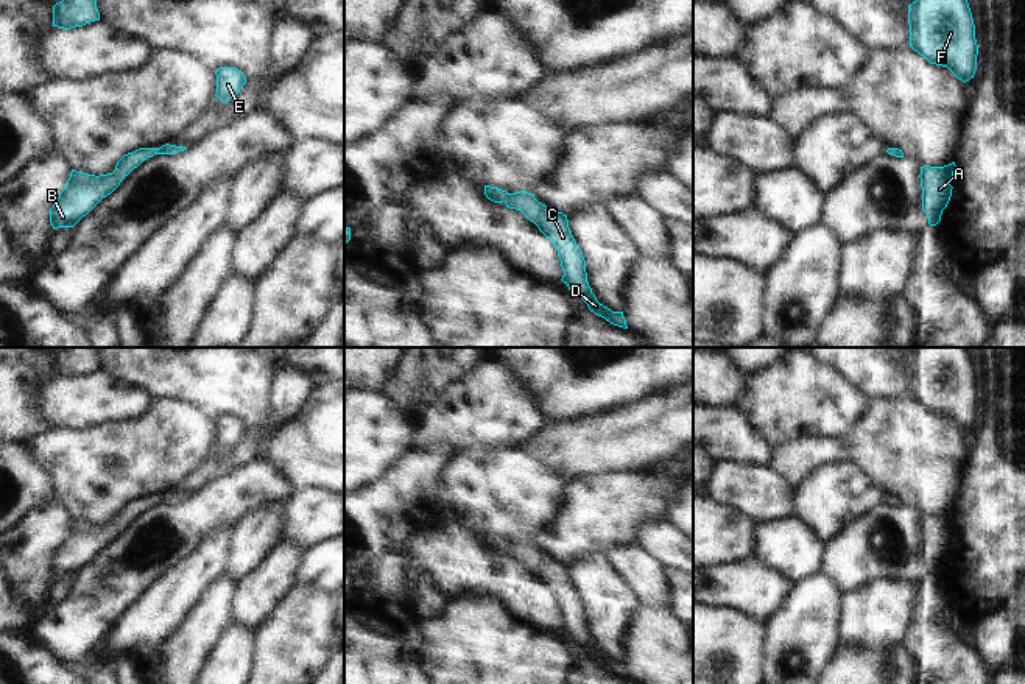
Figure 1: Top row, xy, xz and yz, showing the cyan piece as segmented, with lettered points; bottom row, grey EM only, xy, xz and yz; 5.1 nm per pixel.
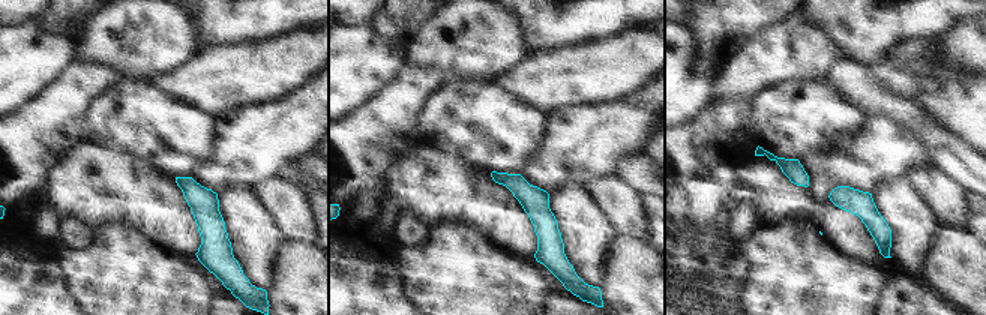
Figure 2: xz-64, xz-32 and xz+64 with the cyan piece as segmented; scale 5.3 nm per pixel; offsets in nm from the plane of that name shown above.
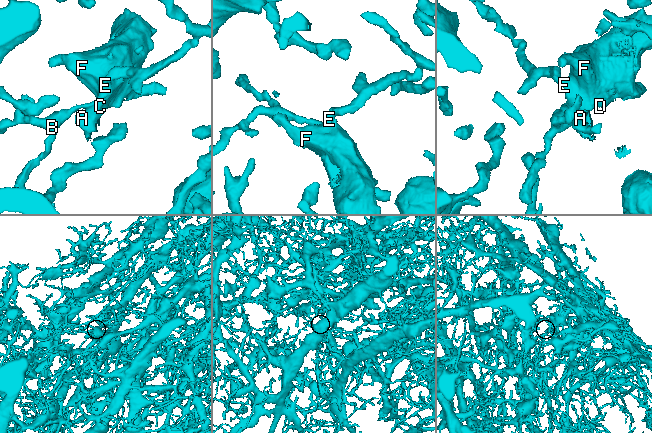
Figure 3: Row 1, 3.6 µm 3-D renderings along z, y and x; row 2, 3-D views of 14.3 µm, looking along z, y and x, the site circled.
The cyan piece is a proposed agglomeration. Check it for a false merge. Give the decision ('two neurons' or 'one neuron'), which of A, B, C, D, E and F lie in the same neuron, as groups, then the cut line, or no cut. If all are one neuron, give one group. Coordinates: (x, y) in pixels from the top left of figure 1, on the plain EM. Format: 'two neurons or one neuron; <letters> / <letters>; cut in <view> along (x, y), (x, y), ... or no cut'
one neuron; A B C D E F; no cut

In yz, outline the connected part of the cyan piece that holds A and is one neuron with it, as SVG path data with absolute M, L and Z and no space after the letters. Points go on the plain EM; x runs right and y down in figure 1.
M955 511L944 516L921 516L922 559L927 562L930 575L941 570L942 559L950 550L955 516Z

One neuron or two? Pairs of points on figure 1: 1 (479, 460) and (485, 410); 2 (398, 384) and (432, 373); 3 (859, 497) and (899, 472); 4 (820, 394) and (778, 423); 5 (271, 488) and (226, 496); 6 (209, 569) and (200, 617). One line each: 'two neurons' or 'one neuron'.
1: two neurons
2: one neuron
3: two neurons
4: one neuron
5: one neuron
6: two neurons

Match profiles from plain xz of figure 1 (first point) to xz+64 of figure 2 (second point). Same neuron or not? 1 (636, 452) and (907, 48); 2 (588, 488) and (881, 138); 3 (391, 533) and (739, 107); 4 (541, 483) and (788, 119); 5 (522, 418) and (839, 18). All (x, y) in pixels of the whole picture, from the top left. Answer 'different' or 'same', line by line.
1: different
2: same
3: same
4: same
5: different

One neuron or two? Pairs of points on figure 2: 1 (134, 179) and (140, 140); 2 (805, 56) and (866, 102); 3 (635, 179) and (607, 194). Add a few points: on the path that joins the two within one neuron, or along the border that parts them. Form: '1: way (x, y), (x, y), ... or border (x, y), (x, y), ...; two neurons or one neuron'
1: border (104, 146), (143, 159), (168, 174); two neurons
2: border (845, 57), (838, 60), (823, 80); two neurons
3: border (613, 176), (641, 195); two neurons

